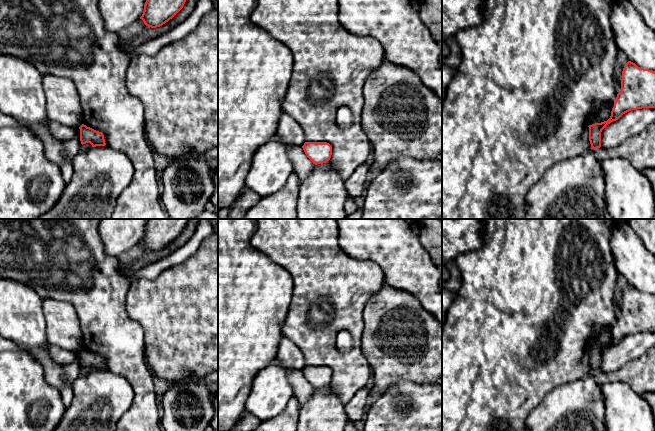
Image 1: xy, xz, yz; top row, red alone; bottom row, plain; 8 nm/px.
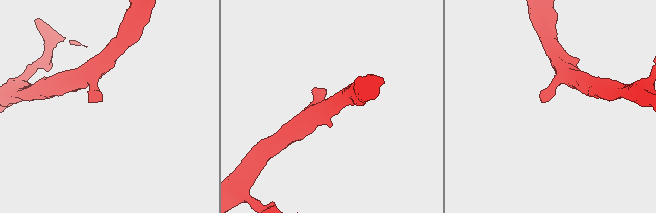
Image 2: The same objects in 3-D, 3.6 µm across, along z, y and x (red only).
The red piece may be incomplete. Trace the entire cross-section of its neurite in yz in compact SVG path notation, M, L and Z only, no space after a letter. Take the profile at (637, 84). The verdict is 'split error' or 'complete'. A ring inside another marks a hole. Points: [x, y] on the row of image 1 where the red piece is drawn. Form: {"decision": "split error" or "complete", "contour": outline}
{"decision": "complete", "contour": "M628 61L622 71L621 92L614 101L610 118L588 126L592 149L601 147L601 132L608 124L631 110L642 108L655 108L655 71Z"}

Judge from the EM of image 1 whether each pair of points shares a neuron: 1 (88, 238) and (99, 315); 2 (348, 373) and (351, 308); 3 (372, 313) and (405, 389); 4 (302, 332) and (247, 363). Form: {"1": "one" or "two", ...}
{"1": "one", "2": "one", "3": "two", "4": "two"}

